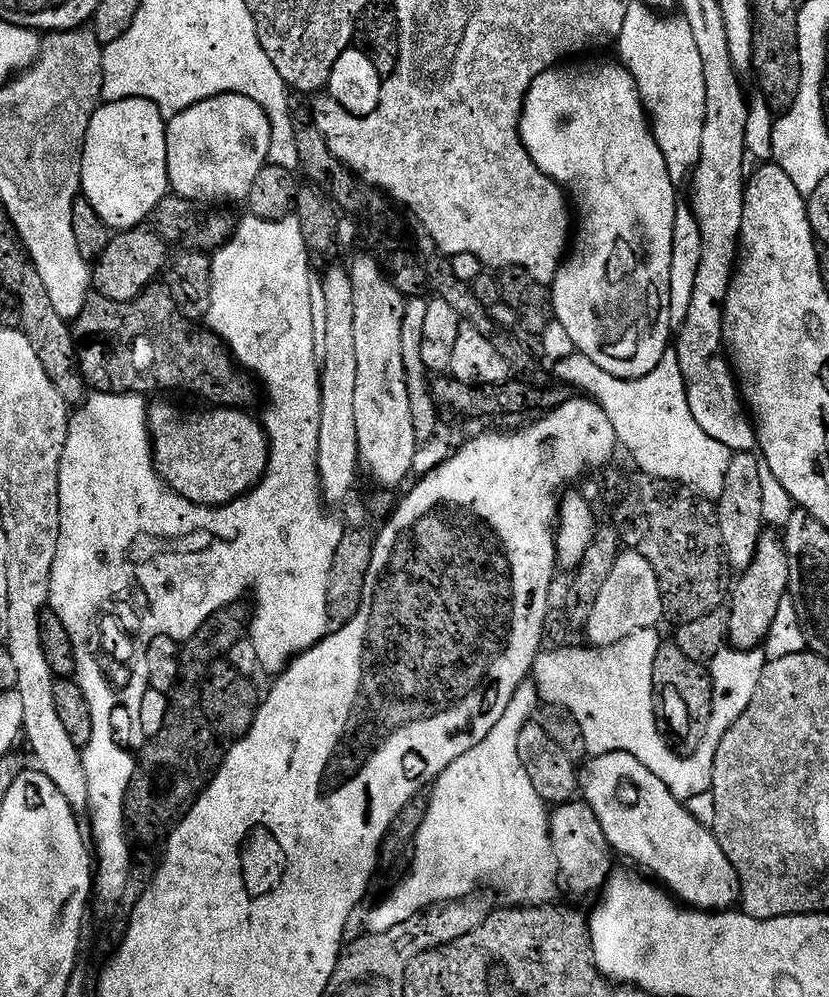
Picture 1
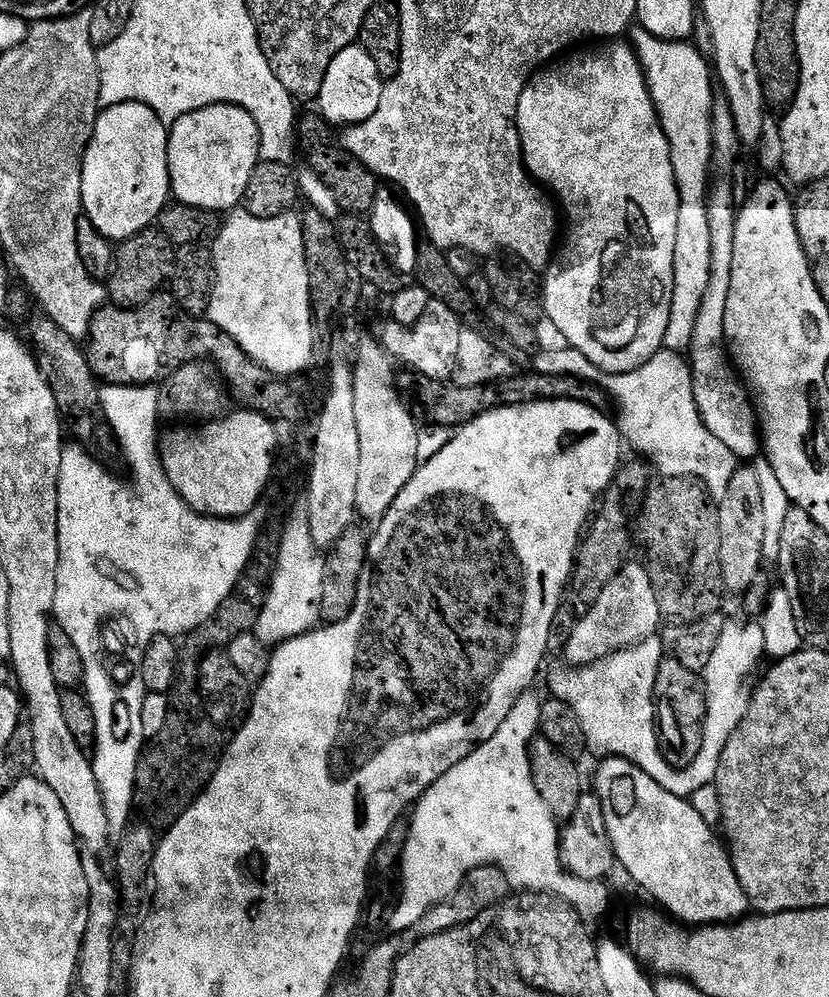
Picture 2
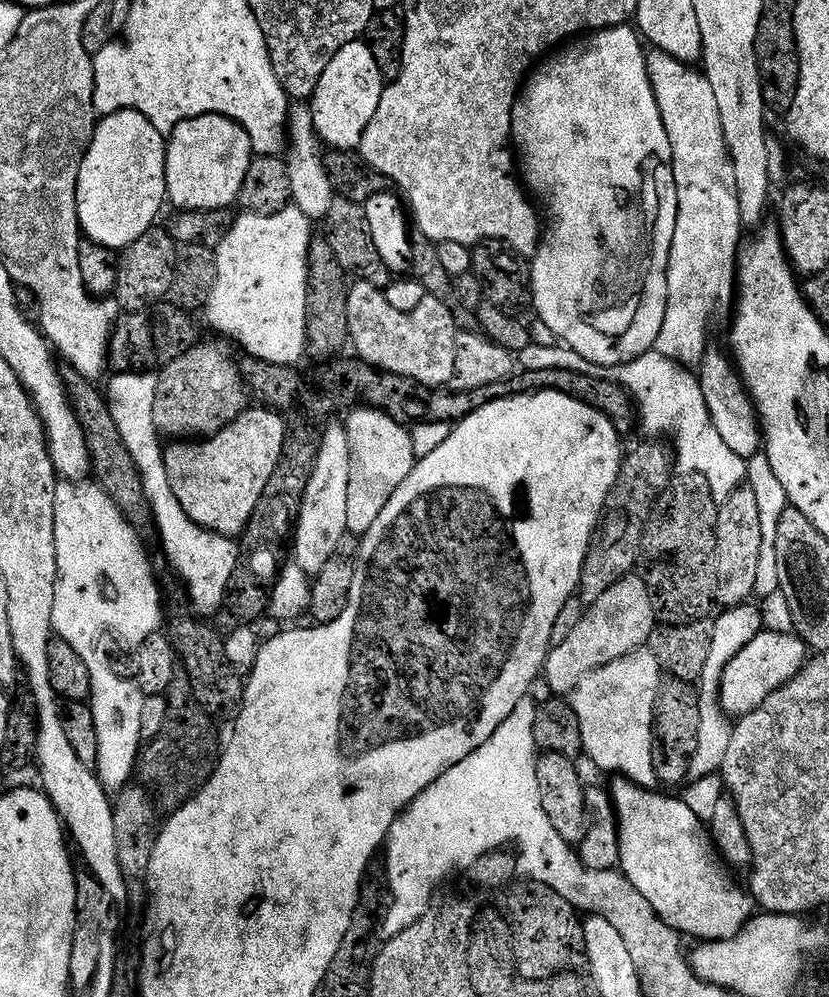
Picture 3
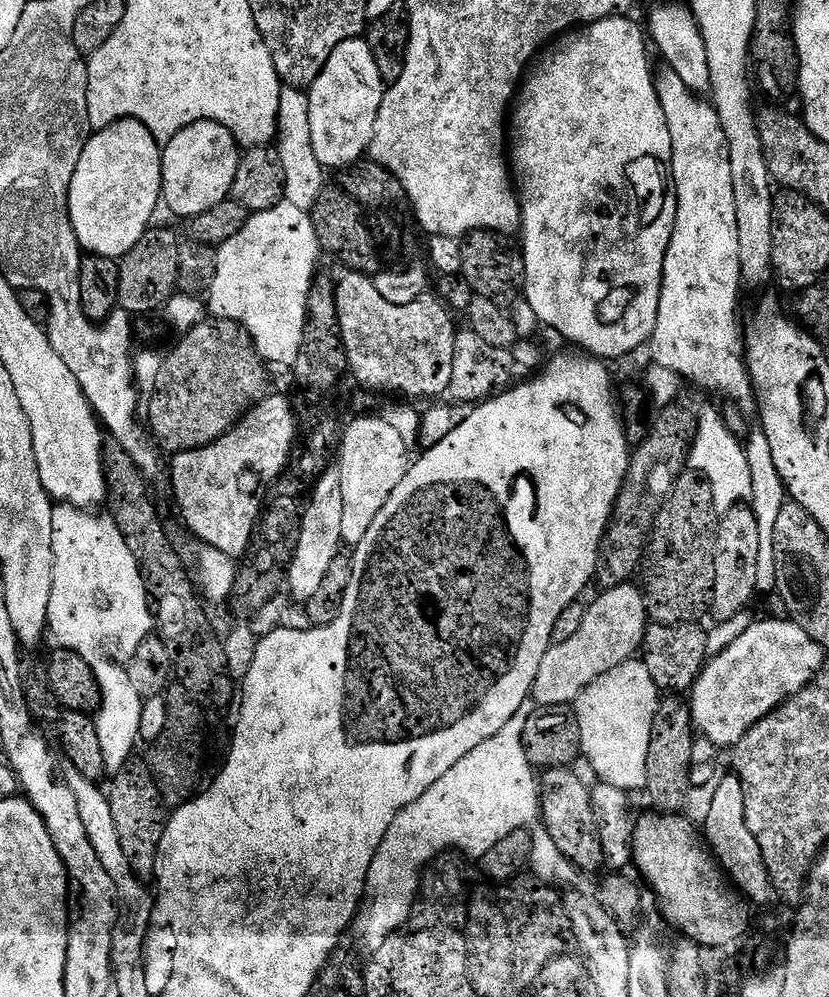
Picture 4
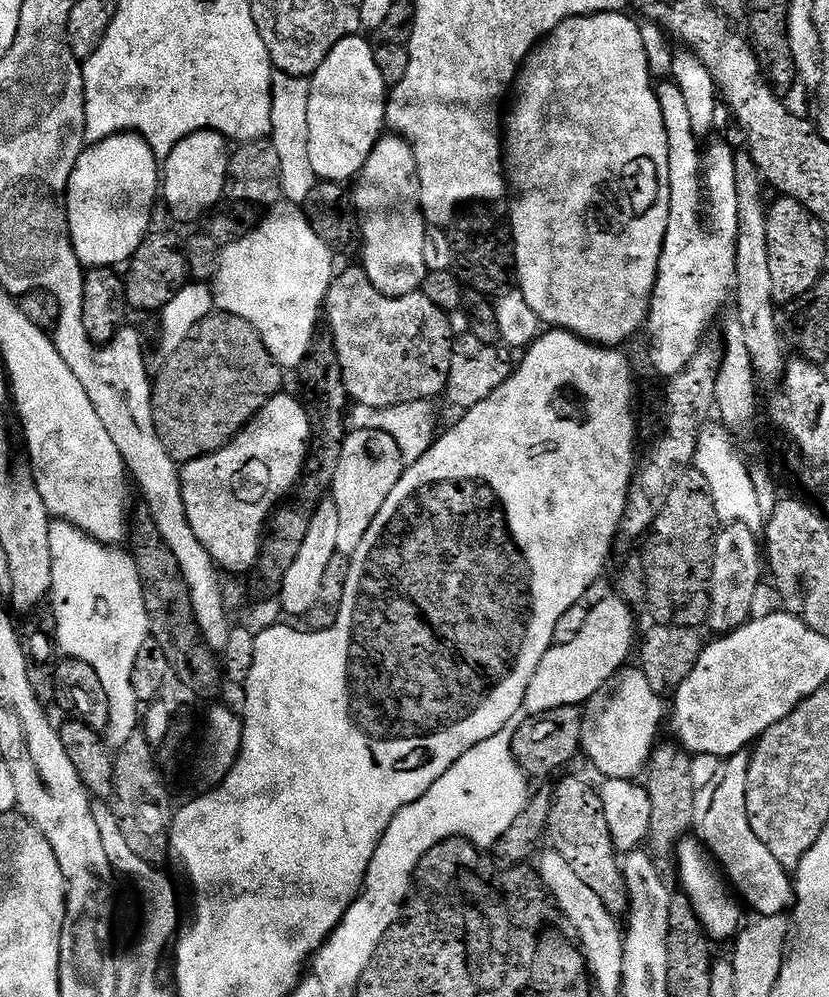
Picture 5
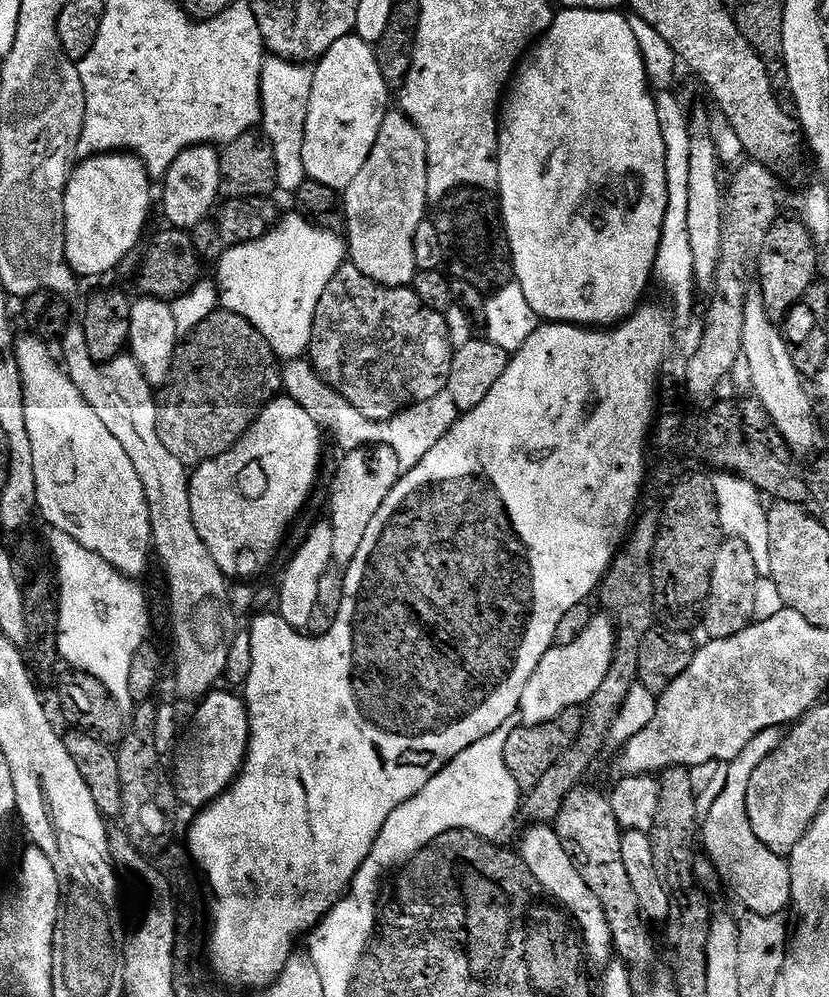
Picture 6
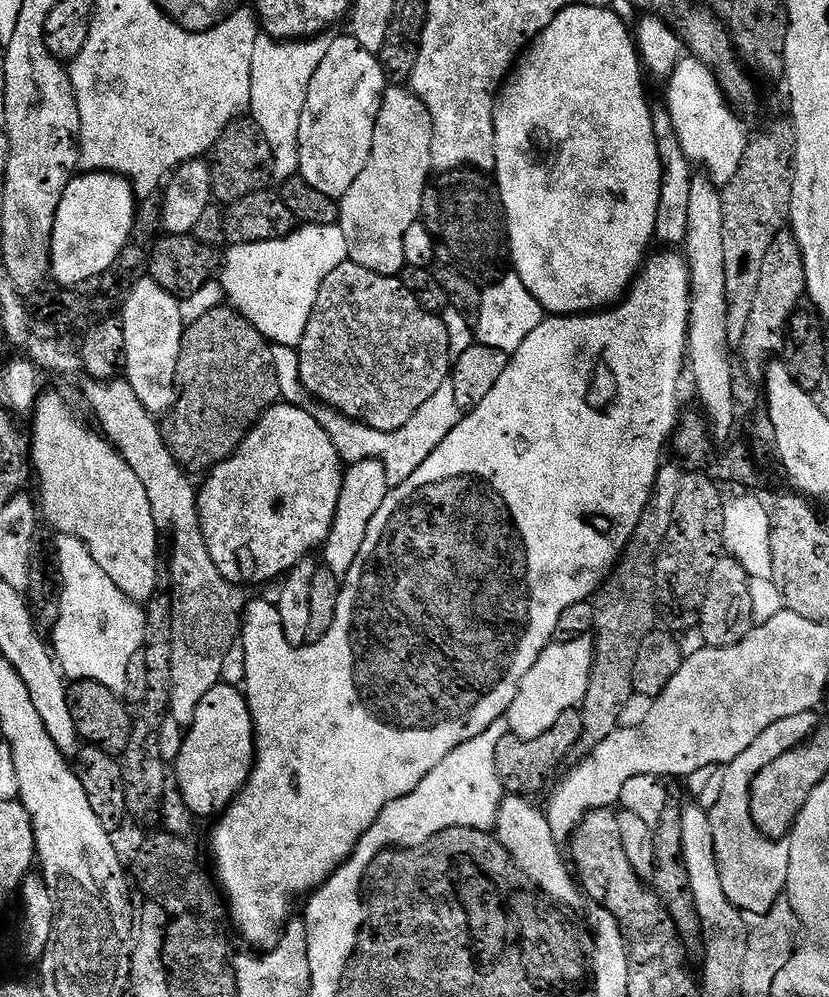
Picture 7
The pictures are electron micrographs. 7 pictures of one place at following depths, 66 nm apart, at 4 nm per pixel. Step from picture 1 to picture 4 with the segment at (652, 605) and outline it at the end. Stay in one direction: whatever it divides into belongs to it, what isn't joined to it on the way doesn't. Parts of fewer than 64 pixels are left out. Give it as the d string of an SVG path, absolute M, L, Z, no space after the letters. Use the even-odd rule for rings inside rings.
M635 583L619 584L616 588L603 589L593 604L586 607L582 626L566 642L553 644L548 649L542 666L538 666L538 678L532 687L532 700L544 708L571 705L602 674L614 670L623 660L635 657L645 632L650 625L648 604L643 591Z

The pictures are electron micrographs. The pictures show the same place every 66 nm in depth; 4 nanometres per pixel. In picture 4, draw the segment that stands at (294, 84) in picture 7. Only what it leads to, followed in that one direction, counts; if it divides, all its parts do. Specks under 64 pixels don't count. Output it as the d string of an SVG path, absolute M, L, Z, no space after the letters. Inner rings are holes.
M281 87L276 134L284 171L285 201L298 206L298 210L311 213L326 187L326 169L318 162L318 154L314 154L314 138L310 138L310 102L305 89Z

